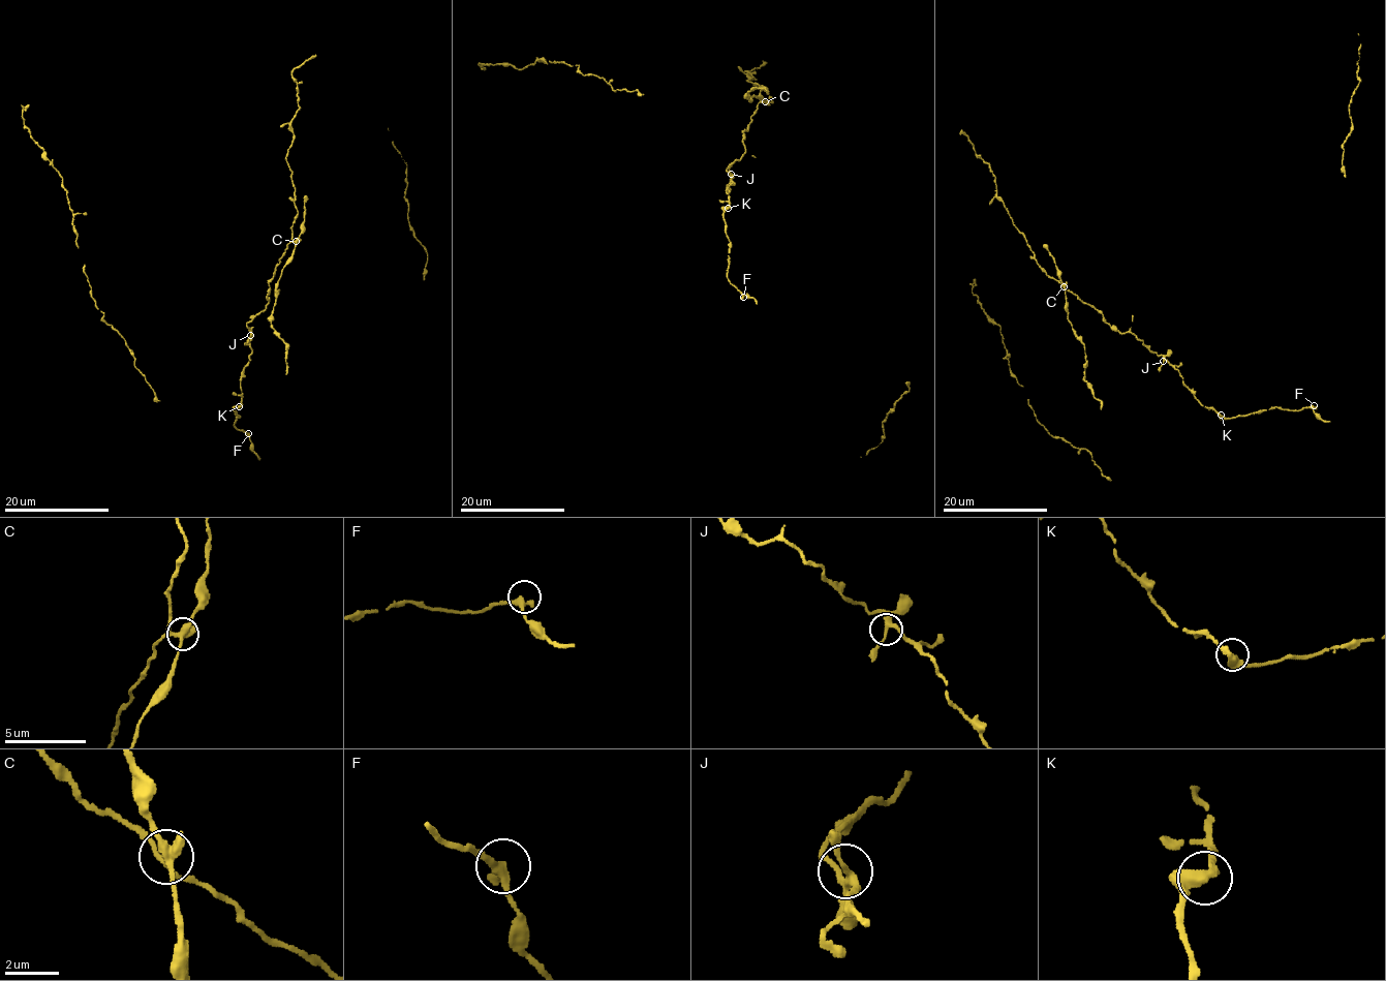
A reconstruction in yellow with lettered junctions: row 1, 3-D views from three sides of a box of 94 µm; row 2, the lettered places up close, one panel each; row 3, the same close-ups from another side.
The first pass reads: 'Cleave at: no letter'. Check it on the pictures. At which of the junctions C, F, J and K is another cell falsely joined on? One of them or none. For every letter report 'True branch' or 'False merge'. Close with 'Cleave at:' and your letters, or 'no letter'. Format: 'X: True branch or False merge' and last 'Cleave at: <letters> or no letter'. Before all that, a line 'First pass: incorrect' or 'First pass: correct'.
First pass: incorrect
C: False merge
F: True branch
J: True branch
K: True branch
Cleave at: C

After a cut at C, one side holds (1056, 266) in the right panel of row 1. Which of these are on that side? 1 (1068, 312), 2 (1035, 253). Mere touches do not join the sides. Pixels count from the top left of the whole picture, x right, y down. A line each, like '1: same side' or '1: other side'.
1: same side
2: other side

